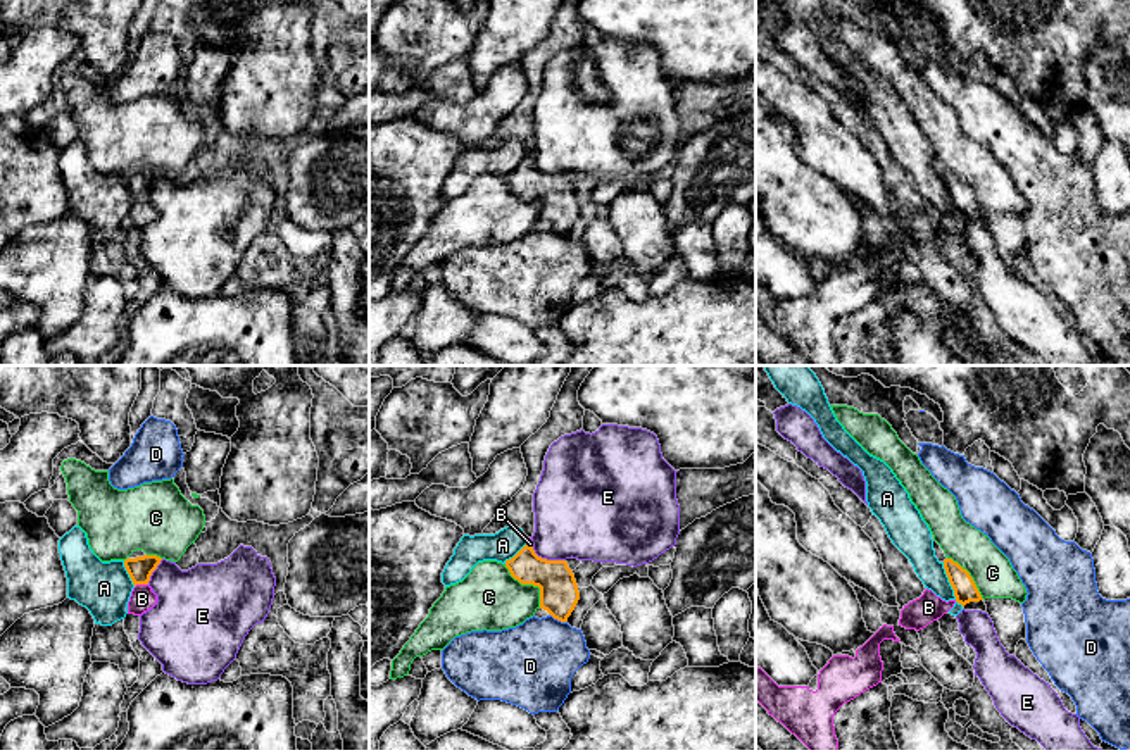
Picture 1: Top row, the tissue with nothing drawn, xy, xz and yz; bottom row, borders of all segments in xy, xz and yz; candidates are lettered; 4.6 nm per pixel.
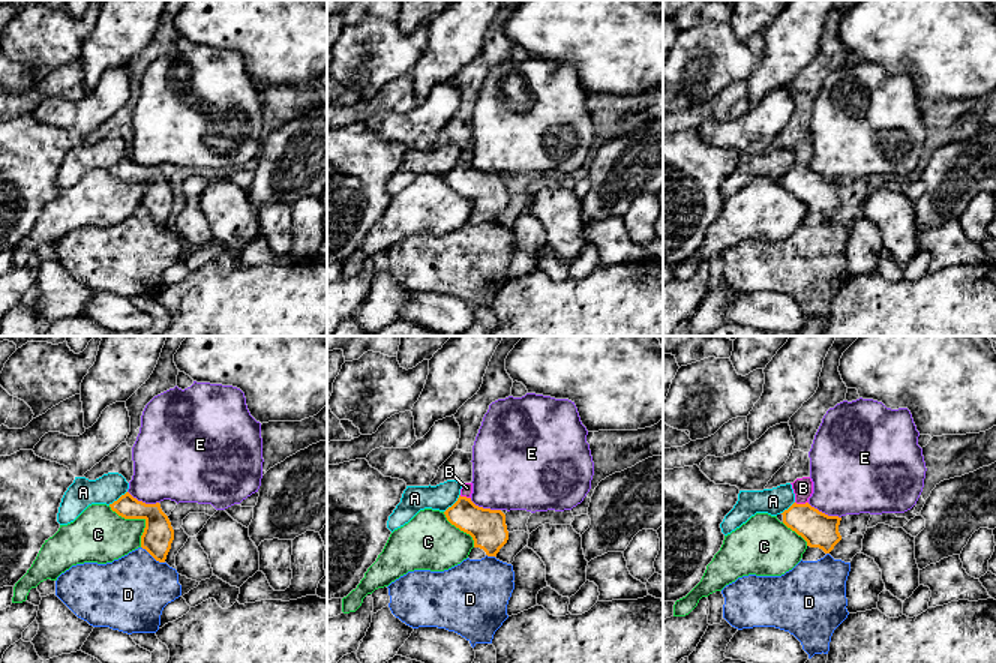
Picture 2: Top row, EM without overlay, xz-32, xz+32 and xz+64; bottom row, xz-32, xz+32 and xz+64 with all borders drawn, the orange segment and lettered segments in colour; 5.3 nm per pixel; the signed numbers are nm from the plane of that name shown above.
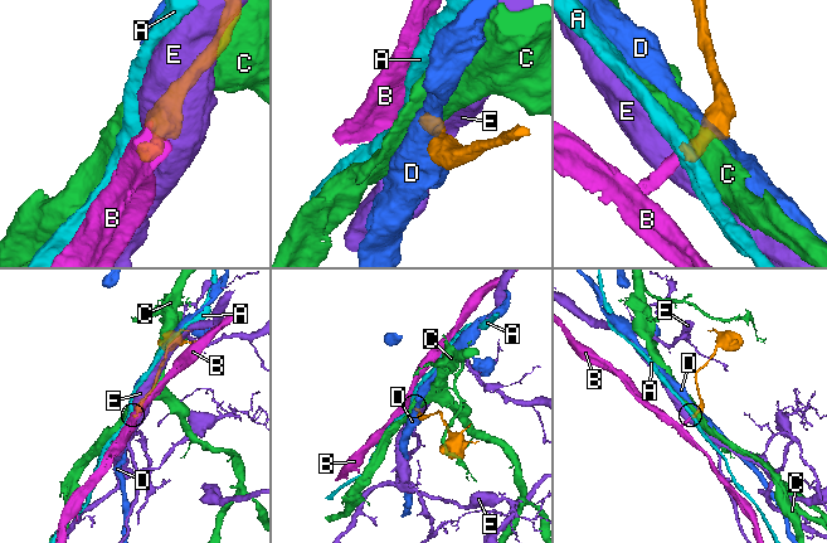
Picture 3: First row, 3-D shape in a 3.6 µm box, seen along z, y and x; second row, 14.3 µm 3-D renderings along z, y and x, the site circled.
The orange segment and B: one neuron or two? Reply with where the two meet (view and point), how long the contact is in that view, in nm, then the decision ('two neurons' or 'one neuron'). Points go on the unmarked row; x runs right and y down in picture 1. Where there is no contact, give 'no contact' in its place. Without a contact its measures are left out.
xy (140, 197) | 70 nm | one neuron

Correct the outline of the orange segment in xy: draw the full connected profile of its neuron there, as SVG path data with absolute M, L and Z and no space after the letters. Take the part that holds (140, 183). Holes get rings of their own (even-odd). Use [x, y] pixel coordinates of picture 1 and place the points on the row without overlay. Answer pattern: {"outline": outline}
{"outline": "M143 169L124 174L124 181L135 198L128 216L128 228L141 229L157 217L157 209L148 200L148 195L160 174L162 172L157 169Z"}

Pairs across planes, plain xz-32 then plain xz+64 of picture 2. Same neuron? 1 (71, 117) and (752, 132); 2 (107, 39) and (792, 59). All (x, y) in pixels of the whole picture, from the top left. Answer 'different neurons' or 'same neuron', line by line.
1: same neuron
2: same neuron

